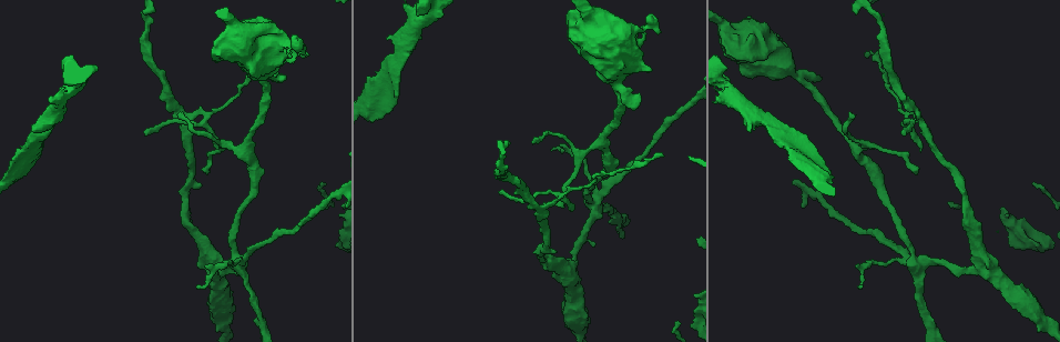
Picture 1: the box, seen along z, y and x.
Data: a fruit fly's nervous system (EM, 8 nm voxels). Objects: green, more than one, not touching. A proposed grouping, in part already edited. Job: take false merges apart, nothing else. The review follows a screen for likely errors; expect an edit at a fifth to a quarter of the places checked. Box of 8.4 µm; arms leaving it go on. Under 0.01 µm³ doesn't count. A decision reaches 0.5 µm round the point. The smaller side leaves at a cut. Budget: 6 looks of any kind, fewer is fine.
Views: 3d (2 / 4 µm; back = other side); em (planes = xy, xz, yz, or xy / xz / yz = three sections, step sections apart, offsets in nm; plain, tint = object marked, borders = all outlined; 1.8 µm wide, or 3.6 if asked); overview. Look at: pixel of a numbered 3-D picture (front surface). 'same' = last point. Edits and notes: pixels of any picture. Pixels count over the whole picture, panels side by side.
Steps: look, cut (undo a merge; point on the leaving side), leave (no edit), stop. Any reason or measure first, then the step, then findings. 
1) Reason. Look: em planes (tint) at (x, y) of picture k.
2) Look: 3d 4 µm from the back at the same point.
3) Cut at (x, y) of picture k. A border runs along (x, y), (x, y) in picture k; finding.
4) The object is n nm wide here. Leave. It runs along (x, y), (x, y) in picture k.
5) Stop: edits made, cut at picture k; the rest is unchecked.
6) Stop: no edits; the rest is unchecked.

Arms part here. Look: 3d 4 µm at (50, 114) of picture 1.

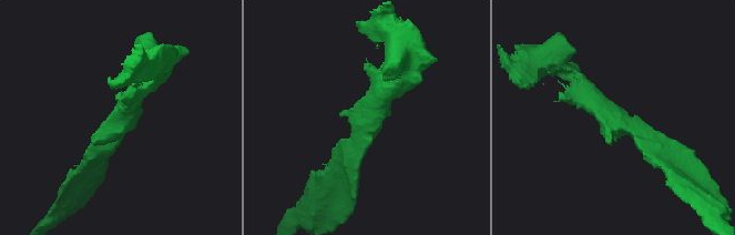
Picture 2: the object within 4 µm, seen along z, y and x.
Now the EM. Look: em planes (plain) at (121, 121) of picture 2.

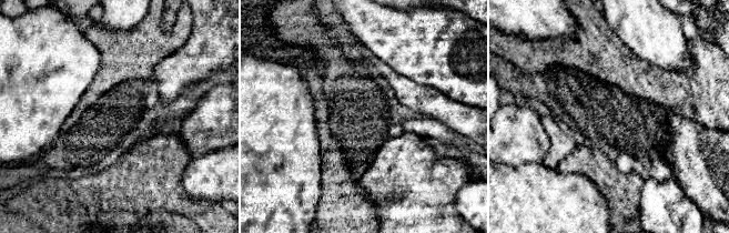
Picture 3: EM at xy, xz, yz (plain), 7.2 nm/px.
With the object marked. Look: em planes (tint) at the same point.

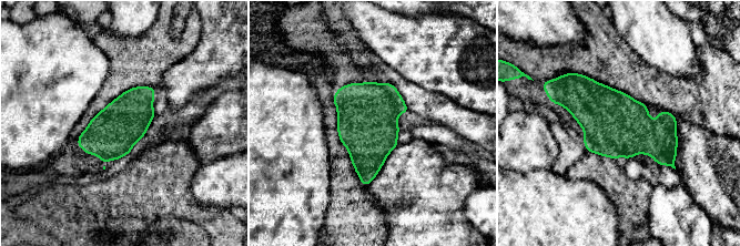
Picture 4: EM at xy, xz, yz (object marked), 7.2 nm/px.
Leave. All the same cell.

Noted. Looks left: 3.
Sudden change in width. Look: em 3.6 µm planes (tint) at (614, 84) of picture 1.

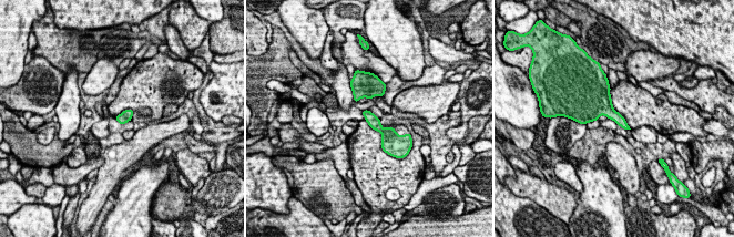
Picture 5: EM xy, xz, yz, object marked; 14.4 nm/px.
Leave. One cell here.

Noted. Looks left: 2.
Looks like a crossing. Look: em 3.6 µm planes (tint) at (596, 202) of picture 1.

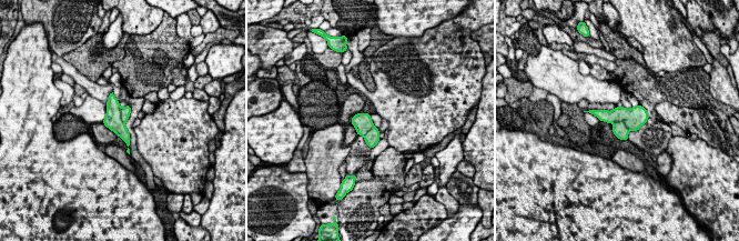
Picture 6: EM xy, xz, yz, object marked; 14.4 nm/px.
Cut at (634, 118) of picture 6. A border runs along (614, 121), (621, 121), (629, 129) in picture 6; a second cell is stuck on.

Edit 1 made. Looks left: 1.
Stop: edits made, cut at picture 6; the rest is unchecked.

